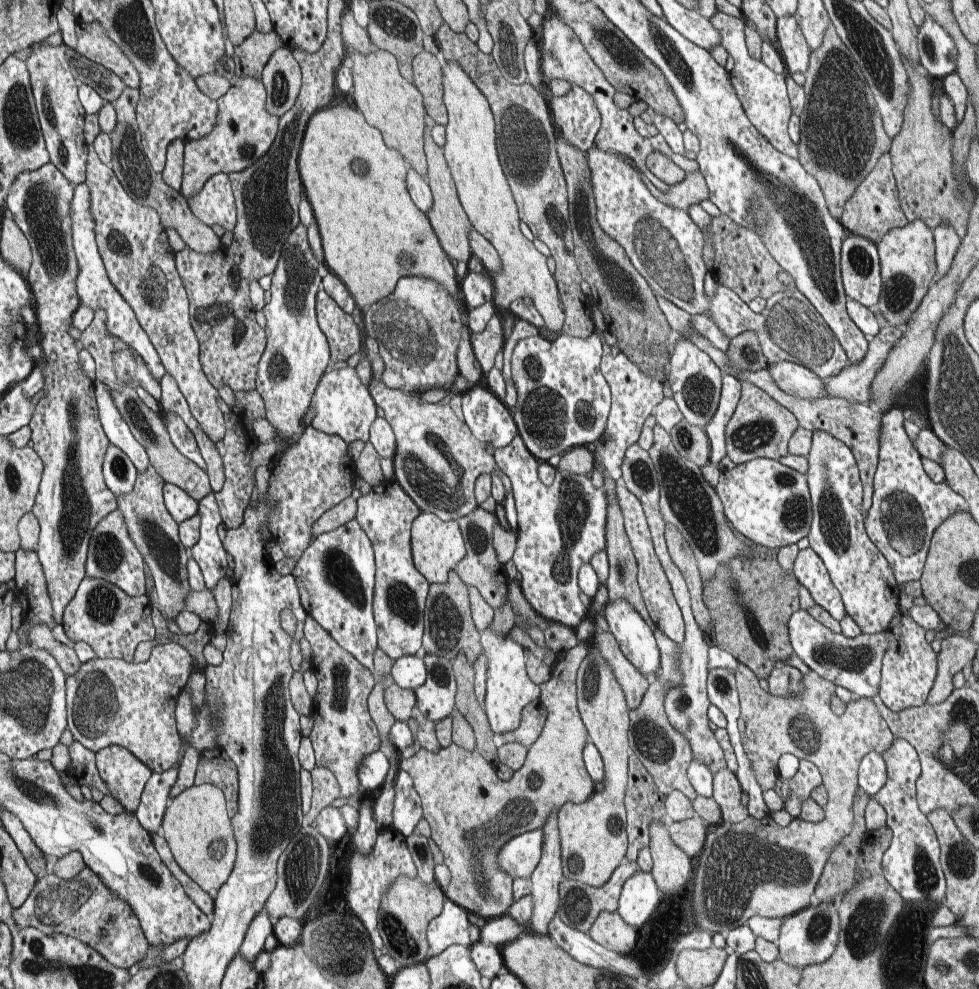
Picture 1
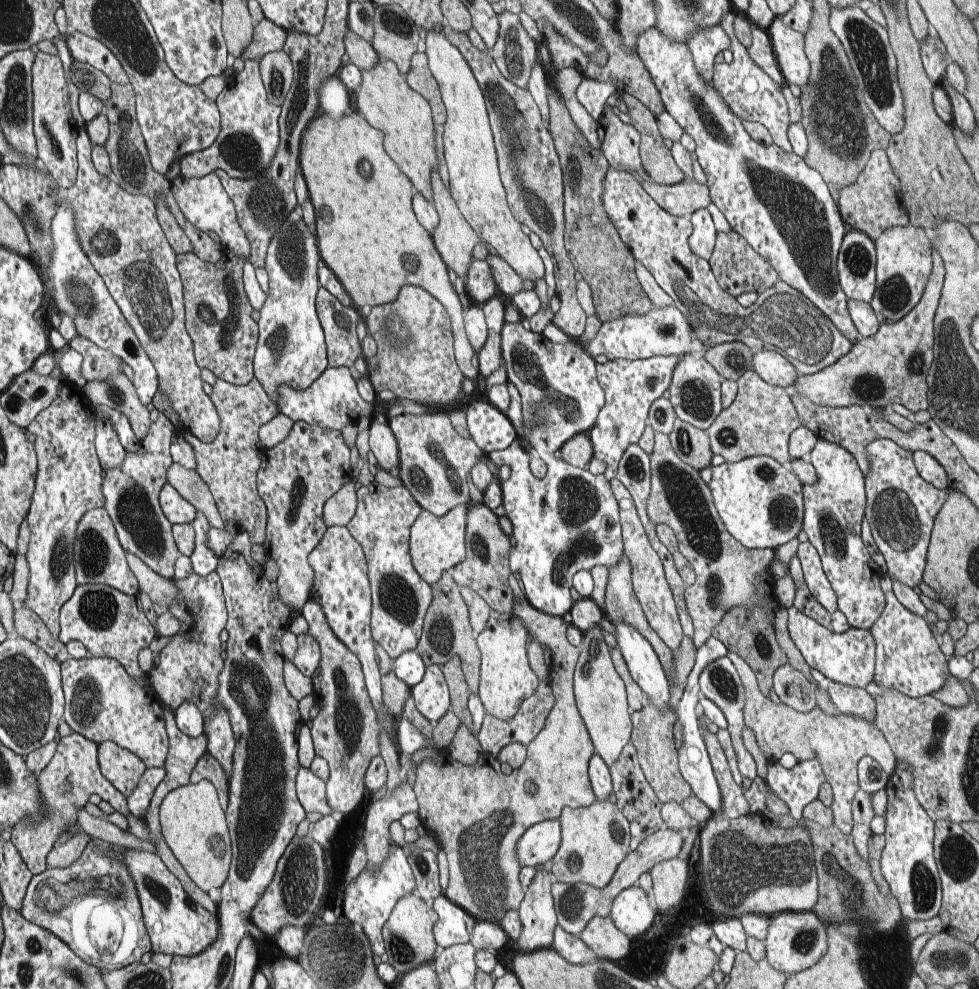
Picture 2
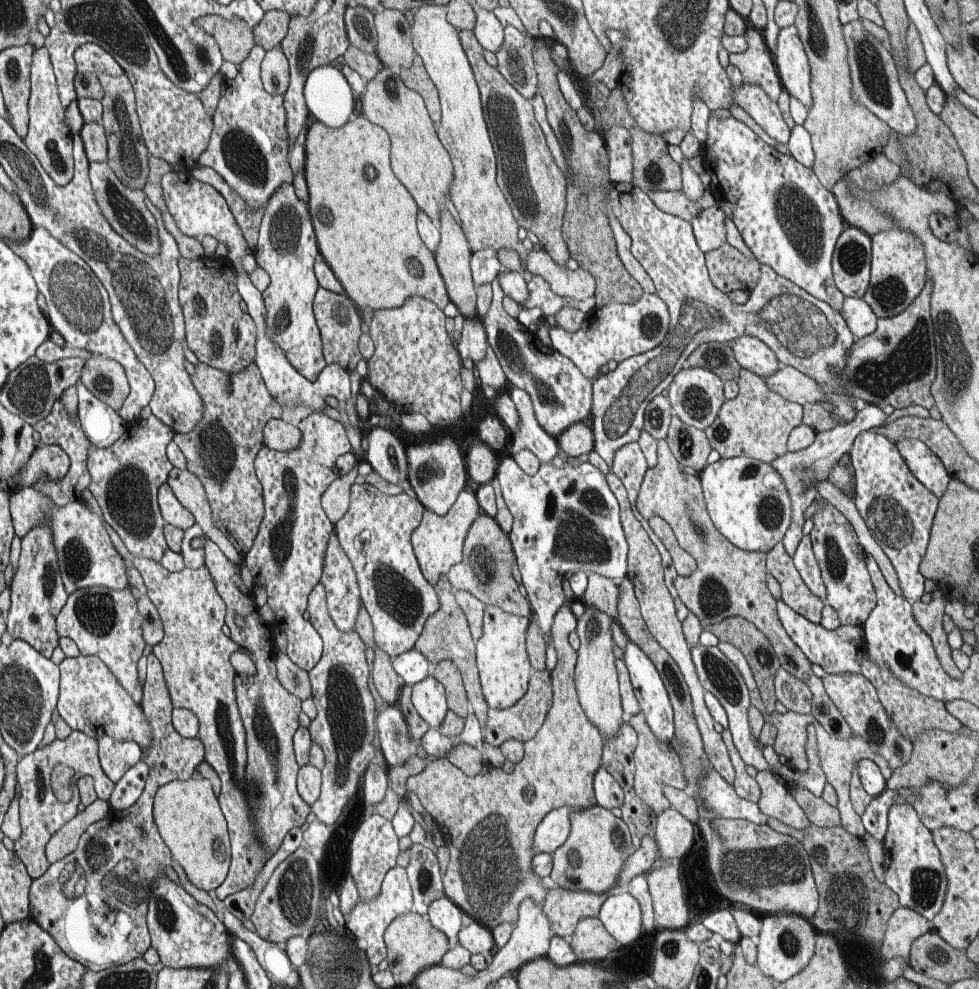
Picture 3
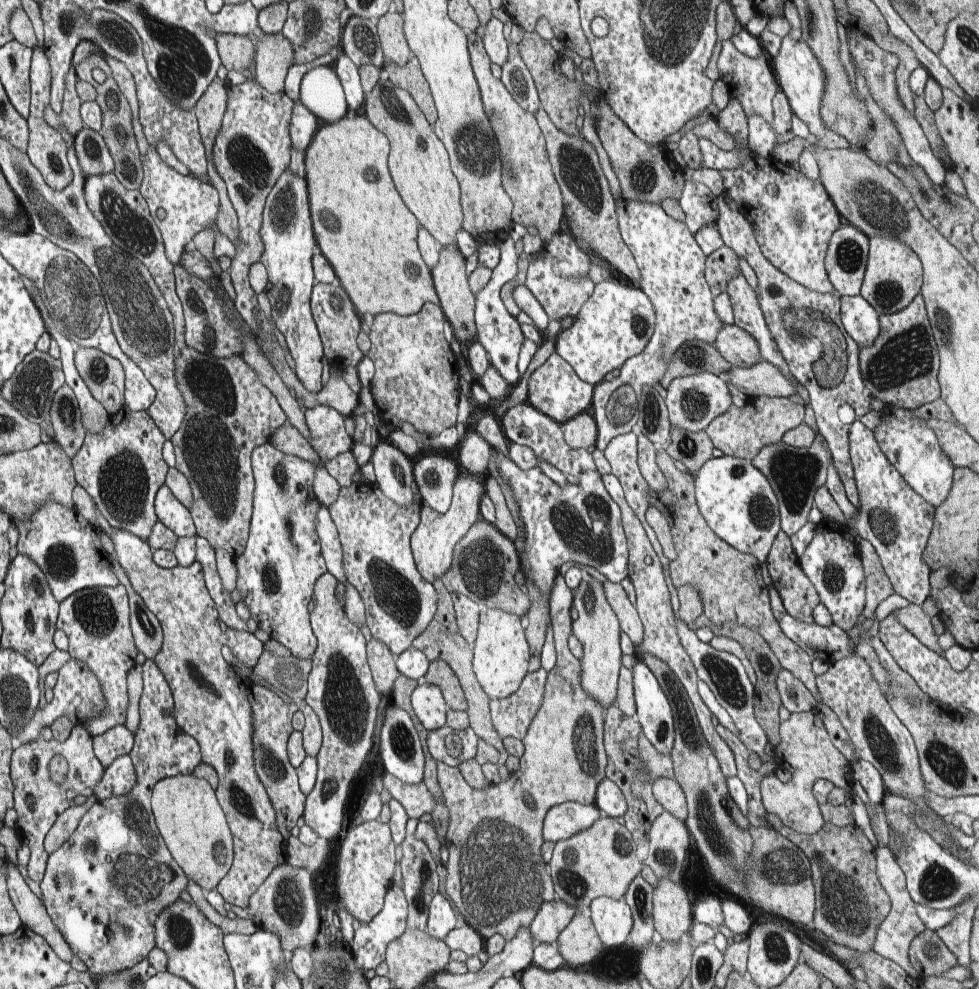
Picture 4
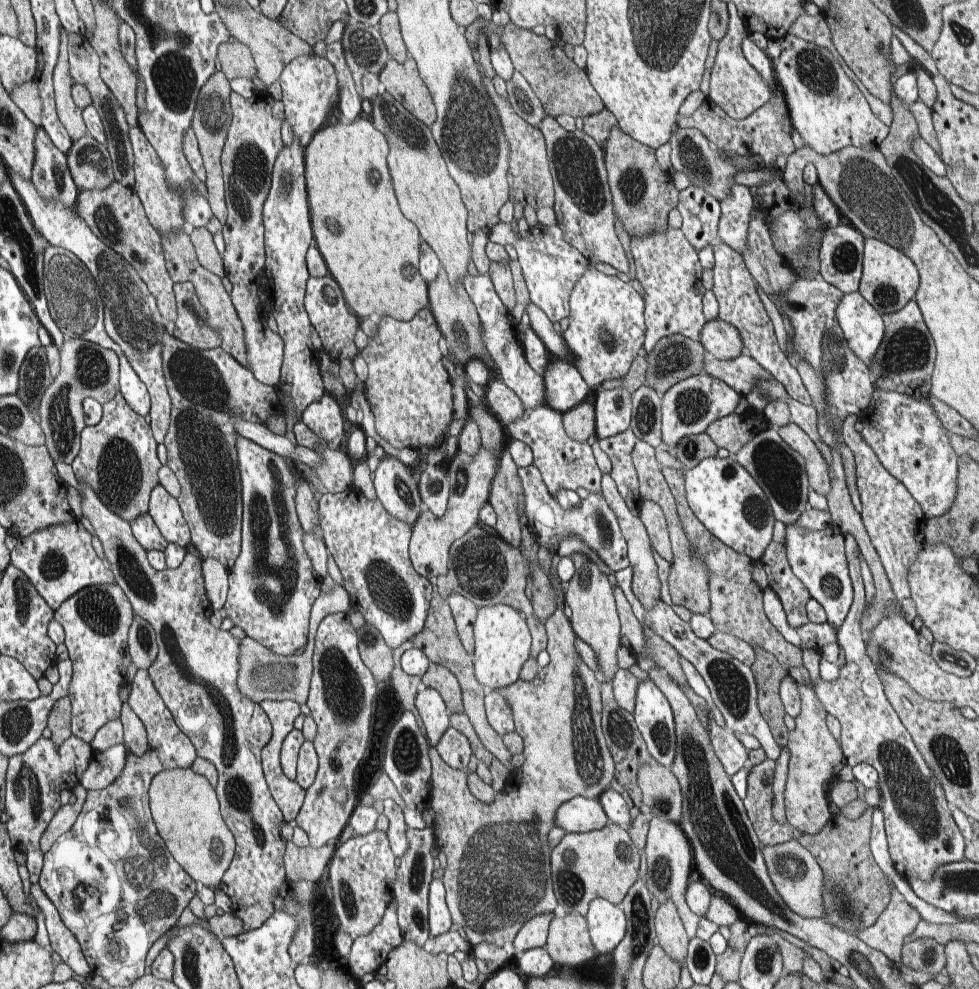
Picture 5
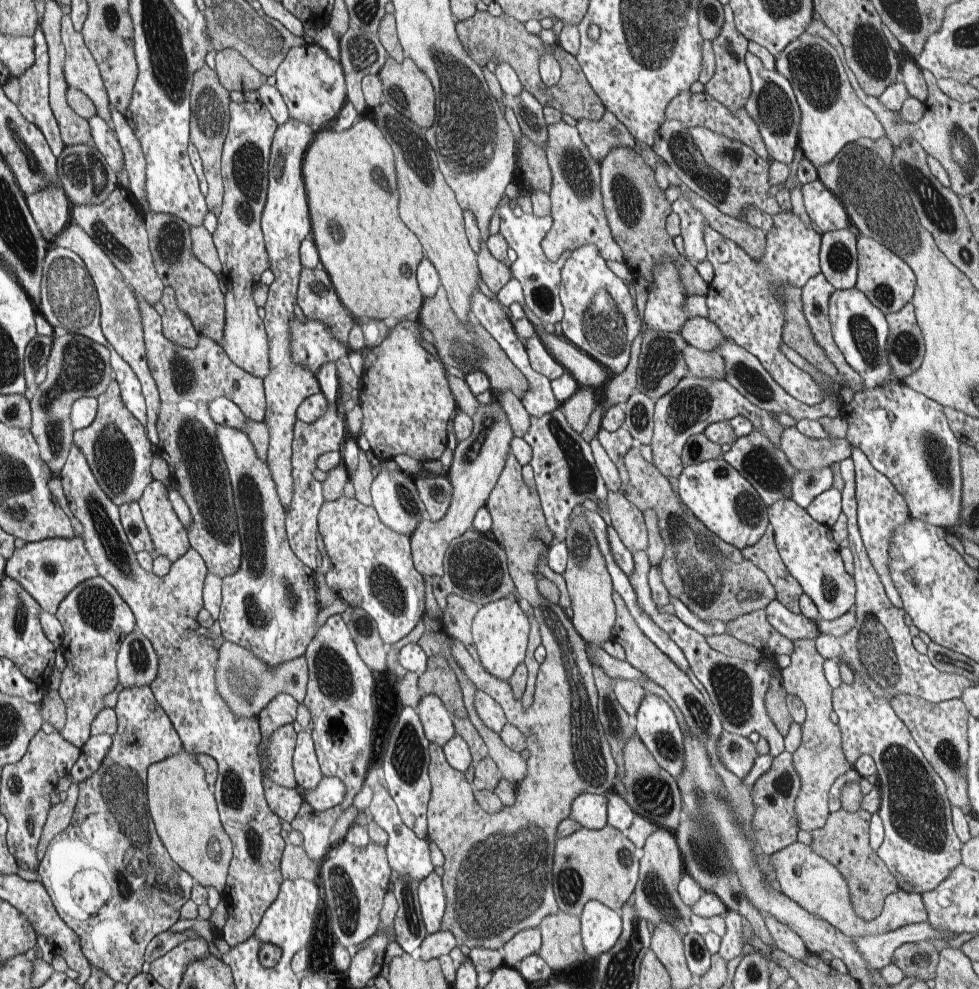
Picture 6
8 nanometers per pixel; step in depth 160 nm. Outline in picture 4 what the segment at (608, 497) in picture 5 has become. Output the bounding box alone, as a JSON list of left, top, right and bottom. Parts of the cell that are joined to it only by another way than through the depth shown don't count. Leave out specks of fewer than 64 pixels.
[602,473,737,779]

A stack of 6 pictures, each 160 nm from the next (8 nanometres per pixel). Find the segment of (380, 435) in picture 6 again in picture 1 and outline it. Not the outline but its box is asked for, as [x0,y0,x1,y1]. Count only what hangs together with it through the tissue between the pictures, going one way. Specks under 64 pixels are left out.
[363,277,463,394]

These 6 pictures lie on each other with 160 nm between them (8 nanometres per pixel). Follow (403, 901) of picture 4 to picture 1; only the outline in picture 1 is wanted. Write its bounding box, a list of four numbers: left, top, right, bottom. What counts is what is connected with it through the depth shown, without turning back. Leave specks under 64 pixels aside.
[347,826,417,953]

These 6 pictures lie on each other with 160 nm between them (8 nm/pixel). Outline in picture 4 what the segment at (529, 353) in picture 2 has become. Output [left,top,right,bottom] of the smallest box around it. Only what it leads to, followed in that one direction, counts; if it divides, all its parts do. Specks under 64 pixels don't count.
[475,237,593,425]

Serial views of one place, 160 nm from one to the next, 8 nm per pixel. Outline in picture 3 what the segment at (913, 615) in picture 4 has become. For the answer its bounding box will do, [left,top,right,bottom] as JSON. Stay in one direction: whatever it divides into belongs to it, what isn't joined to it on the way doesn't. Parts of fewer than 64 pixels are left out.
[912,591,962,678]

